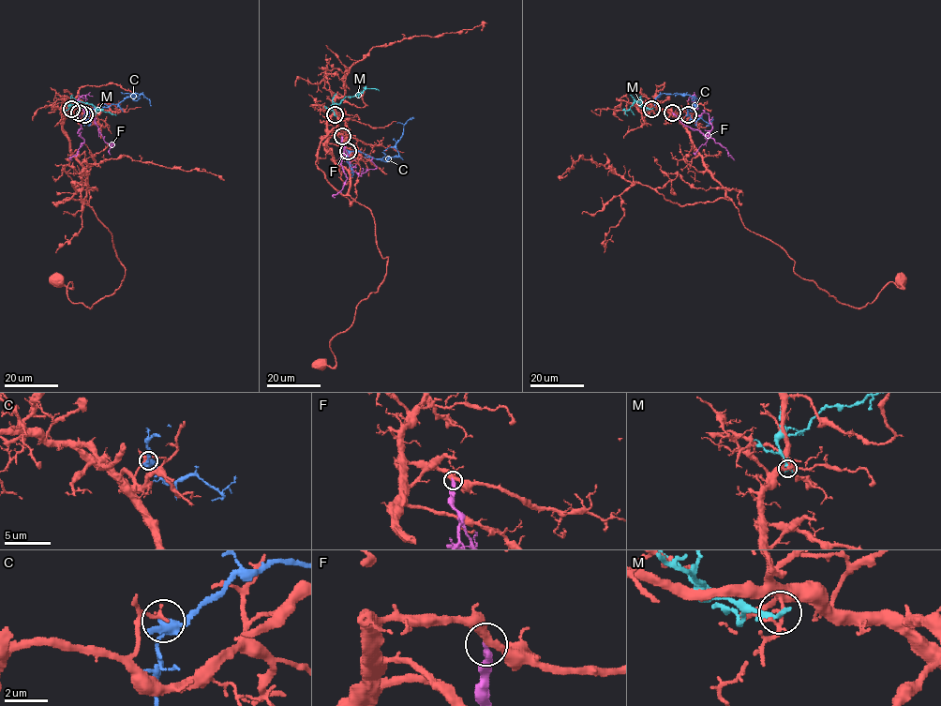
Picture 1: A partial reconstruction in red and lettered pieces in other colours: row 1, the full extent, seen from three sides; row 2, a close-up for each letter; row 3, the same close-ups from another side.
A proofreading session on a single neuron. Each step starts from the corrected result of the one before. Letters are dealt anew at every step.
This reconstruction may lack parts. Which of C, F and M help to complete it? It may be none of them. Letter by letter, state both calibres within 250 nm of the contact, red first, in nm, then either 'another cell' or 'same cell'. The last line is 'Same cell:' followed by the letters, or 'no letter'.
C: calibres 200 and 440 nm; another cell
F: calibres 400 and 280 nm; another cell
M: calibres 140 and 280 nm; another cell
Same cell: no letter

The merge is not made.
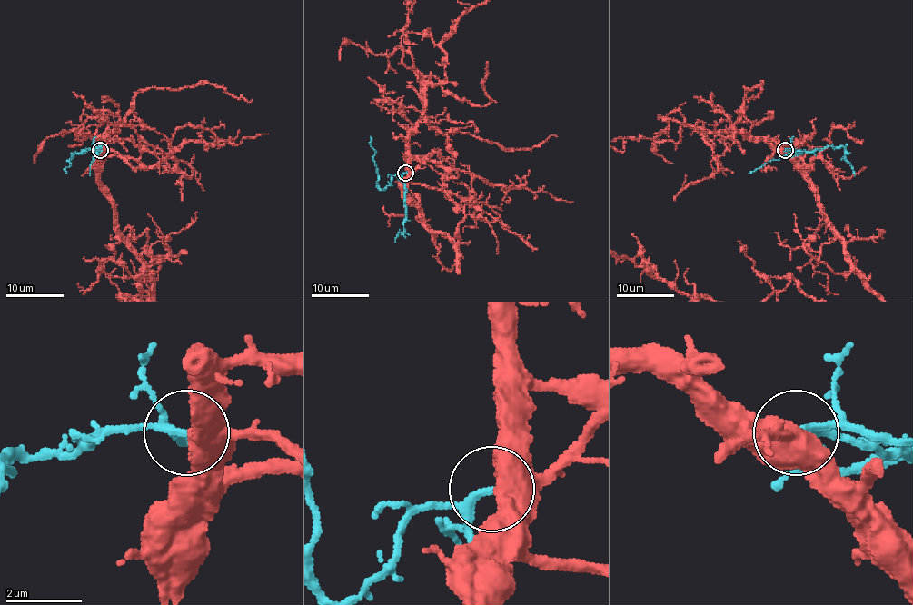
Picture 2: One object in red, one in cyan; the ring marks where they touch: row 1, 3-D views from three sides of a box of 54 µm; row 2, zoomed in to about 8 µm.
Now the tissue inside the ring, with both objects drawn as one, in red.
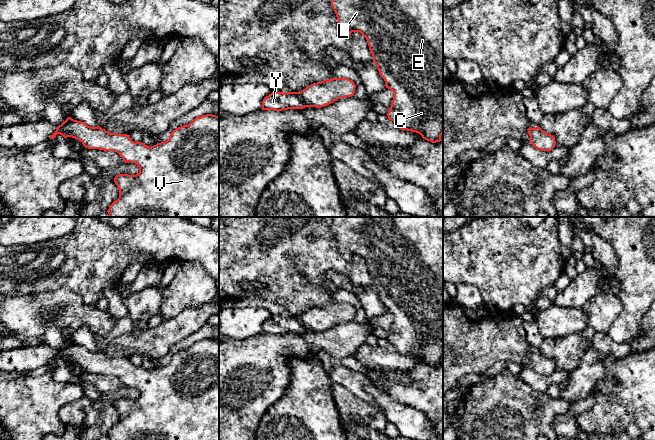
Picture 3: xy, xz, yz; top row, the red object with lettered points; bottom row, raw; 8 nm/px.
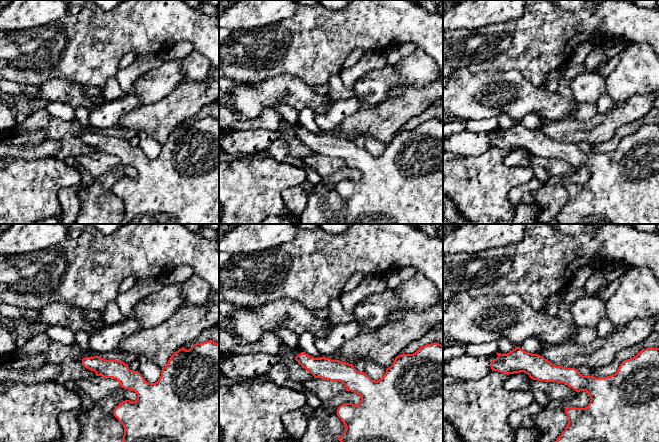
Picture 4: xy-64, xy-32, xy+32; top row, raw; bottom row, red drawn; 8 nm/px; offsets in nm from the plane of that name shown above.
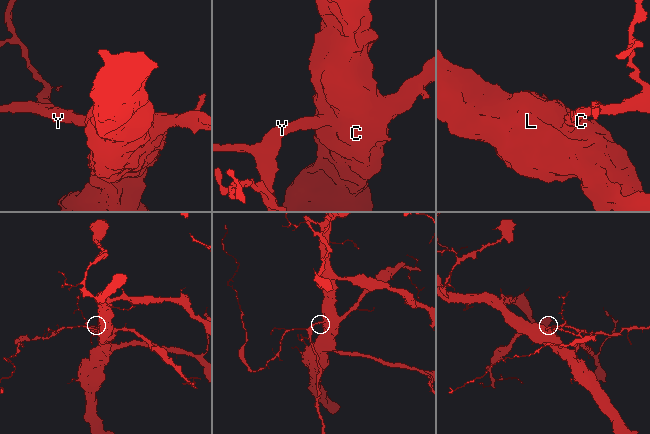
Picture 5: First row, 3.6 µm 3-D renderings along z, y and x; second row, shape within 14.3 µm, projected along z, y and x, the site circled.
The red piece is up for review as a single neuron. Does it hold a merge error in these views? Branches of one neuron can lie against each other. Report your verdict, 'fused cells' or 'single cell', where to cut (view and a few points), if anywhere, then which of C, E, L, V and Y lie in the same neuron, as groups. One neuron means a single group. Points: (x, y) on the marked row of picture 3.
single cell; cut none; groups C E L V Y

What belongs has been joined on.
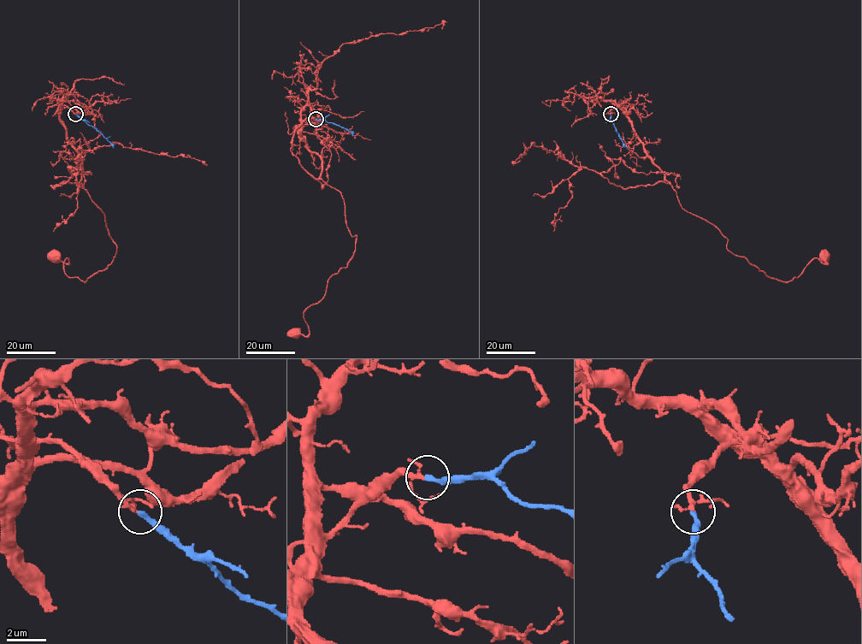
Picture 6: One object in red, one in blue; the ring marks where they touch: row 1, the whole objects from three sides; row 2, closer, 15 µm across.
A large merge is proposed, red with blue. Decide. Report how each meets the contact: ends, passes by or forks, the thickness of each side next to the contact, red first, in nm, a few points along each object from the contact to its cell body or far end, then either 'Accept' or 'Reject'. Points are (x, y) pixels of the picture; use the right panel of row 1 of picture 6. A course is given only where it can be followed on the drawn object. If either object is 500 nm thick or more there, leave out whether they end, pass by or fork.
At the ring red forks. At the ring blue ends. Thickness 150 nm (red) against 240 nm. Course of red: (611, 115), (623, 111), (680, 205), (713, 224), (734, 254), (785, 281), (823, 257). Course of blue: (611, 115), (611, 121), (627, 148). Accept

